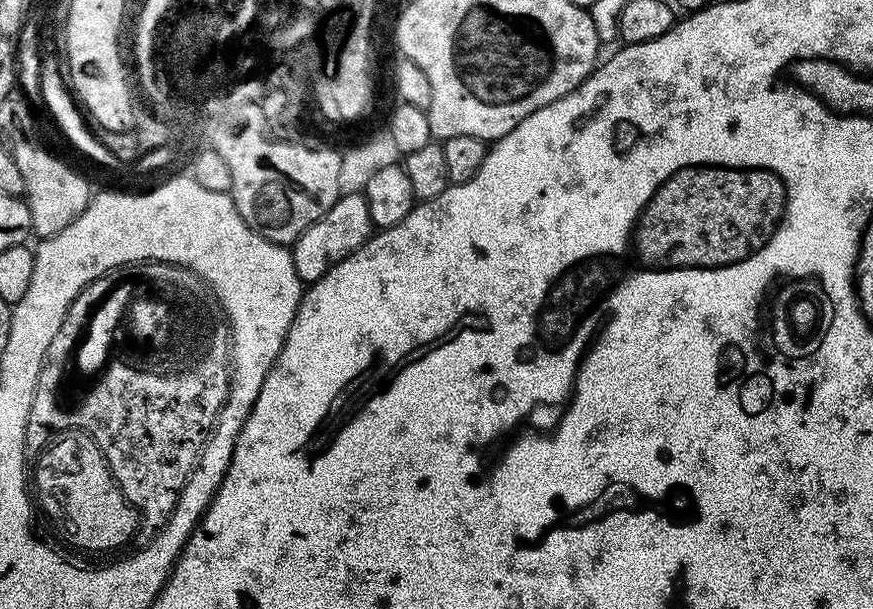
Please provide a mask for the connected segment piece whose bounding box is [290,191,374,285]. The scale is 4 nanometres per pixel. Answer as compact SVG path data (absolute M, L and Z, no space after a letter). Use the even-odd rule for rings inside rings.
M363 191L344 192L340 199L334 202L334 206L330 206L330 210L322 218L318 218L318 222L311 224L297 238L296 243L291 245L294 270L298 278L305 285L322 278L322 274L338 266L338 262L350 258L350 254L354 254L354 250L362 247L373 232L372 208L368 205Z

